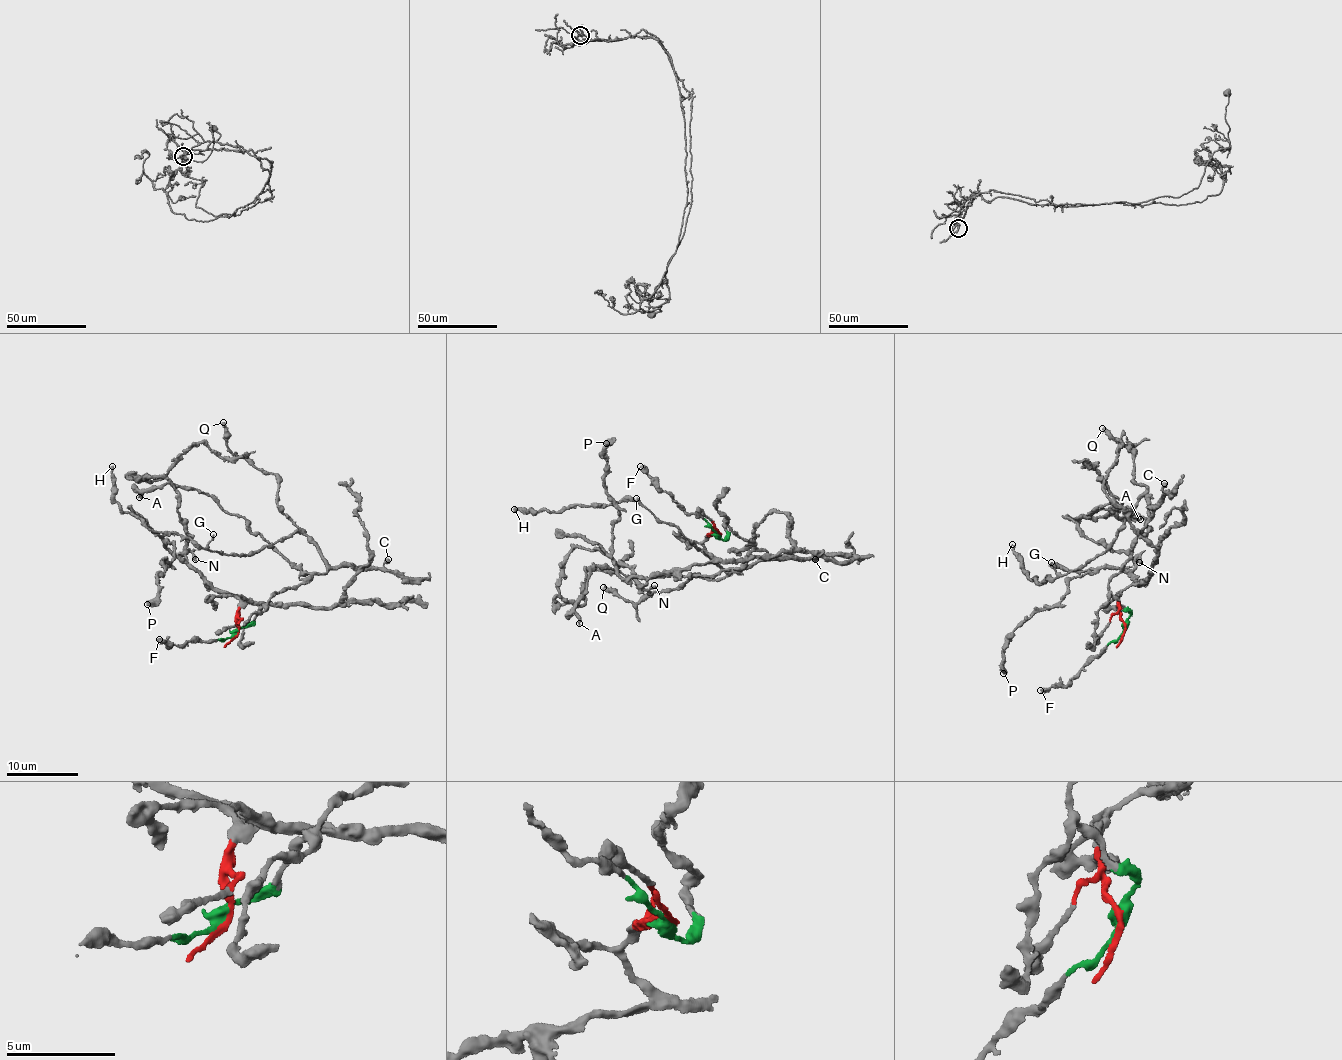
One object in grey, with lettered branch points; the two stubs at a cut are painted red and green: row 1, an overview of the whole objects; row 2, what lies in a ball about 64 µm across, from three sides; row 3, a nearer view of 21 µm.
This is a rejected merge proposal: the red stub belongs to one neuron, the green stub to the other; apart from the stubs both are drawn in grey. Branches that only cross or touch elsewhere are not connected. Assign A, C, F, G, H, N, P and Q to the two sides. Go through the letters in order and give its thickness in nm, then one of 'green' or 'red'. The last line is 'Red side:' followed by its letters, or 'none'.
A: 320 nm thick; green
C: 440 nm thick; green
F: 550 nm thick; green
G: 200 nm thick; green
H: 320 nm thick; green
N: 360 nm thick; red
P: 550 nm thick; red
Q: 380 nm thick; green
Red side: N, P

